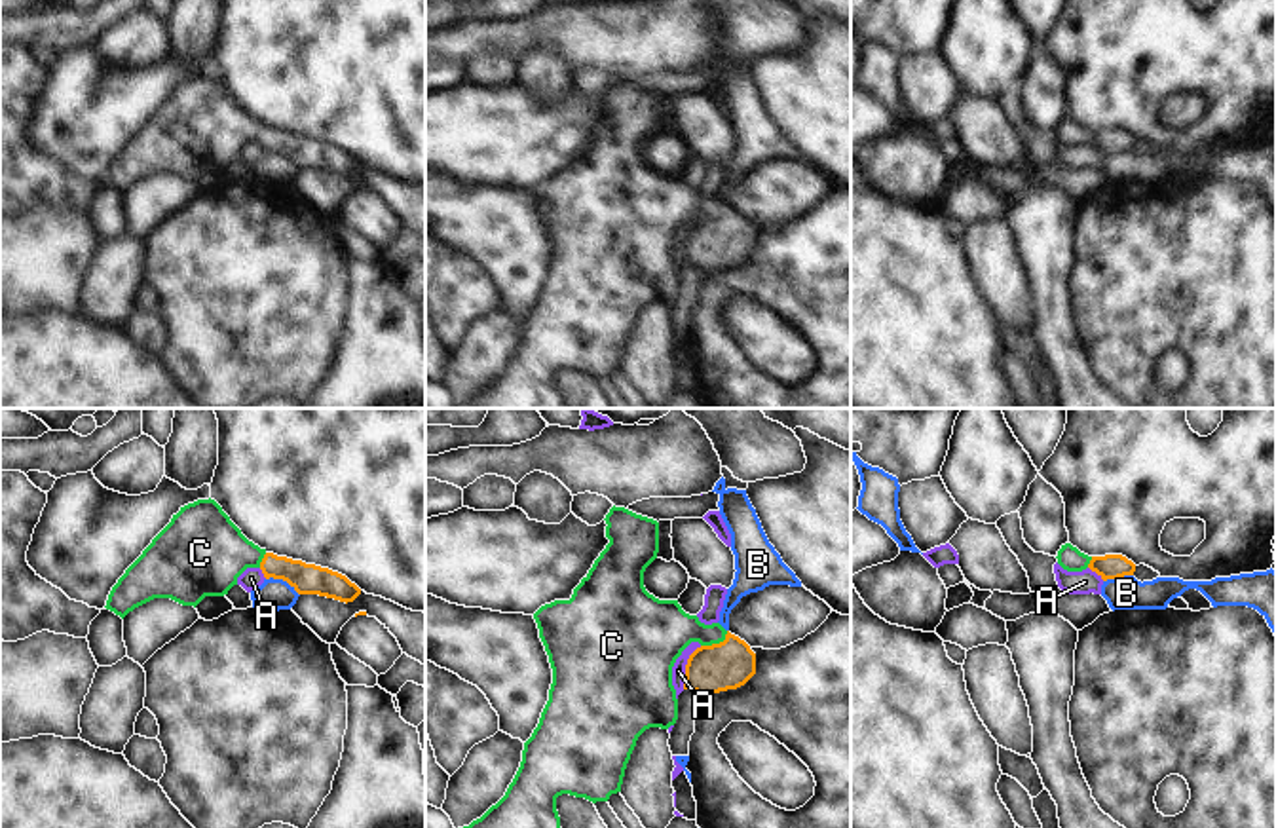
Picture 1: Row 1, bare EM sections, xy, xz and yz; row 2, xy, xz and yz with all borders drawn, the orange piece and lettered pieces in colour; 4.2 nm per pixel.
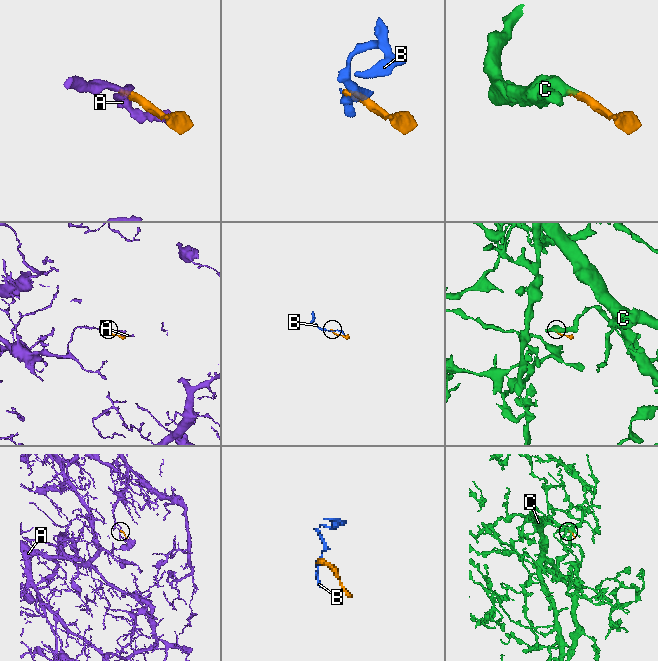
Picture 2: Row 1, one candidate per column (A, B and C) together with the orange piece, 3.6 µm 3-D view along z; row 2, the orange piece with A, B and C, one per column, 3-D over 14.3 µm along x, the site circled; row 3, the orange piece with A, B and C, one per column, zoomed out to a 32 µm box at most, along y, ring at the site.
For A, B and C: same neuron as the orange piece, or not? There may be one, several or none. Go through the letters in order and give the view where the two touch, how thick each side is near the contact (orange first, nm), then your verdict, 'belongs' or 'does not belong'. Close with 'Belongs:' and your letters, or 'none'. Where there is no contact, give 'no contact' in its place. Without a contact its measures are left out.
A: meets orange in xz; 200 nm thick on the orange side, 60 nm on the other; does not belong
B: meets orange in xy; 130 nm thick on the orange side, 130 nm on the other; does not belong
C: meets orange in xz; 200 nm thick on the orange side, 260 nm on the other; belongs
Belongs: C

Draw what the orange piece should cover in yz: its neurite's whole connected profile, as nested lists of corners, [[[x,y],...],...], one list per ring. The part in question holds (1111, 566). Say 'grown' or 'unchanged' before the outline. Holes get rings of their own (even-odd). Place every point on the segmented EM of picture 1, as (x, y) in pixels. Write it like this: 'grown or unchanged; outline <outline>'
grown; outline [[[1071,543],[1061,545],[1056,558],[1067,572],[1082,572],[1090,568],[1103,581],[1134,575],[1135,572],[1135,564],[1122,555],[1088,556]]]

